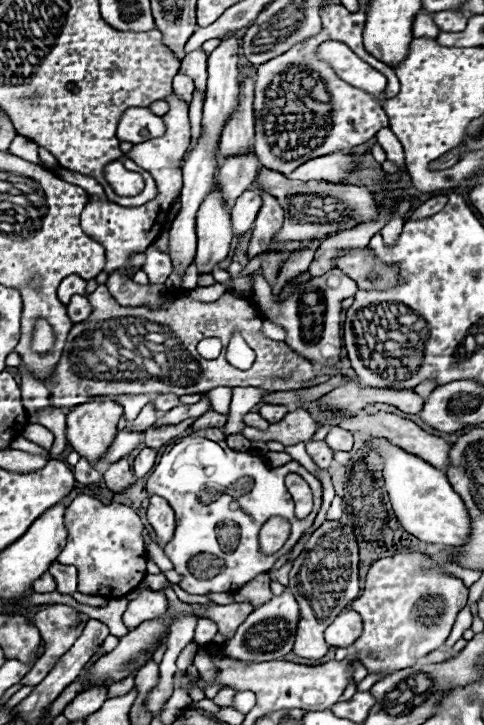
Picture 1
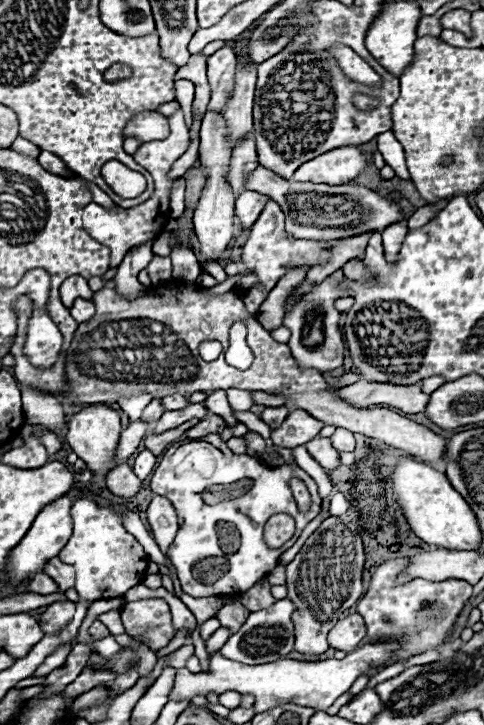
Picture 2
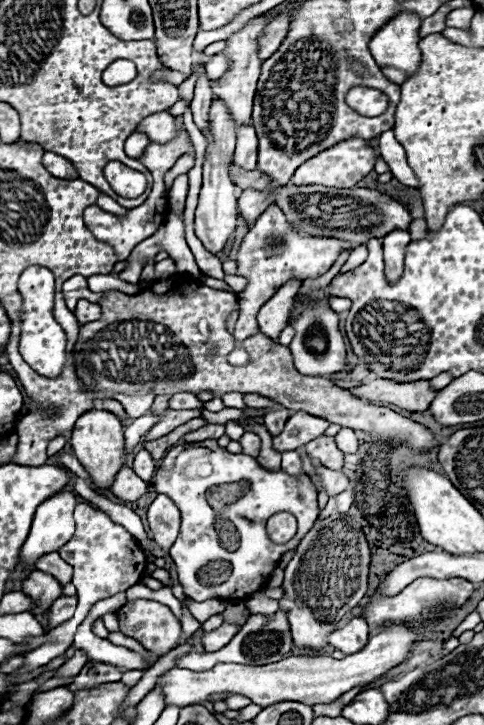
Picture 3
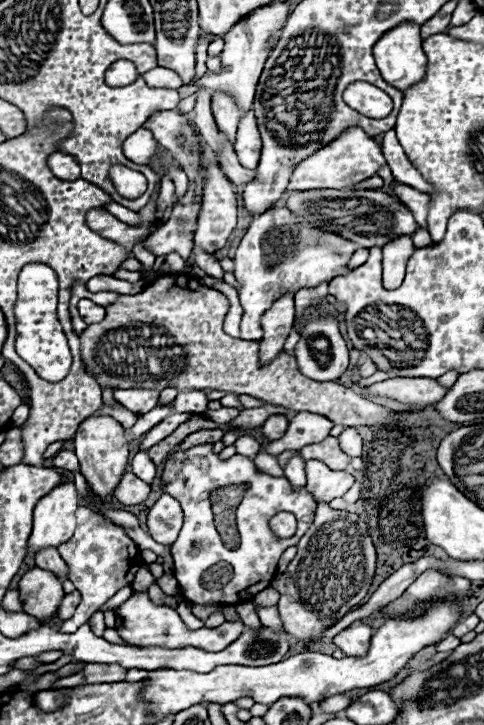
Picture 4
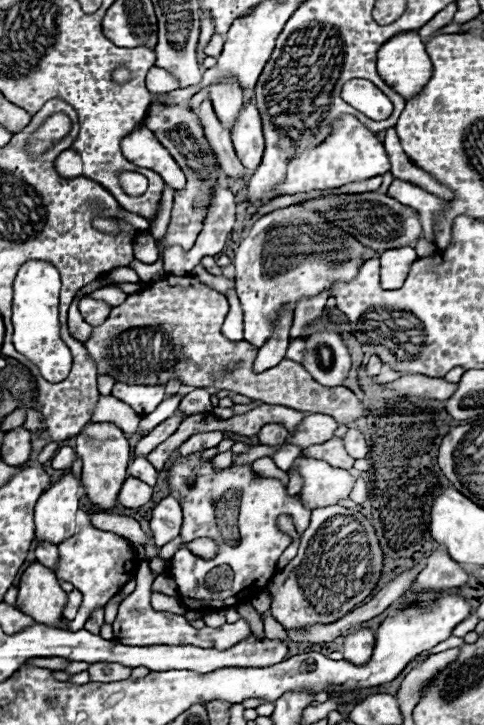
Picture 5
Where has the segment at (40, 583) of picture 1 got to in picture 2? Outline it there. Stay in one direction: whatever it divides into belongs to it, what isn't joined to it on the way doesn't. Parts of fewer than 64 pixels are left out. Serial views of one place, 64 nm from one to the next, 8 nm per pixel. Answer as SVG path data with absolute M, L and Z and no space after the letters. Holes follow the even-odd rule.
M40 572L40 574L36 574L36 576L30 580L28 590L30 590L30 592L36 592L36 594L52 594L52 592L58 592L58 586L56 586L56 582L54 582L48 574Z

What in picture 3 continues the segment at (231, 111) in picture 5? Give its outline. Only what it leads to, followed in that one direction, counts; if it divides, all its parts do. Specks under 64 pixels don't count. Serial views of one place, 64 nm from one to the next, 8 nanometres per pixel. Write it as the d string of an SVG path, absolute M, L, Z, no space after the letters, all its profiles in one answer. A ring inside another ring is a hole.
M216 100L210 106L208 114L208 126L210 132L206 134L206 154L204 154L204 164L202 164L202 190L198 198L198 208L196 208L196 236L202 240L204 248L212 254L218 254L228 238L232 236L236 228L236 186L230 180L230 160L234 154L234 144L236 144L236 126L232 122L232 116L228 114L228 108L224 108L222 100Z

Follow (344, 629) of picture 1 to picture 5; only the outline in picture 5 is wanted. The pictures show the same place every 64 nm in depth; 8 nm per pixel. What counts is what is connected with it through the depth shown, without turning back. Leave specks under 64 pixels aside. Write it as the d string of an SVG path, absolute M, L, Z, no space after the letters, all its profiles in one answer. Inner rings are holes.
M360 628L360 630L350 630L344 636L340 636L342 640L342 652L344 658L354 662L354 664L364 664L374 650L374 630L370 628Z

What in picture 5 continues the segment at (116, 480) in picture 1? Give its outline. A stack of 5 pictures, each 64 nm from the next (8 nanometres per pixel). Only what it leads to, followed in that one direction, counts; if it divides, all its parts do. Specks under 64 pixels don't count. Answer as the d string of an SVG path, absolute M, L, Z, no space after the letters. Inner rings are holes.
M128 476L120 488L118 502L126 508L140 508L150 500L150 496L152 496L152 488L148 484Z

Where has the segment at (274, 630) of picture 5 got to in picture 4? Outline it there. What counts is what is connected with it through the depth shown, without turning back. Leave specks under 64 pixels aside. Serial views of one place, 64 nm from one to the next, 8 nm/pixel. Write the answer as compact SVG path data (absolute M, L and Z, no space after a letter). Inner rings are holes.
M276 604L274 606L256 606L258 610L258 616L260 616L260 622L264 624L264 626L270 626L270 628L274 628L274 630L278 630L280 628L280 624L282 624L282 620L280 620L280 616L278 616L278 612L276 612Z

